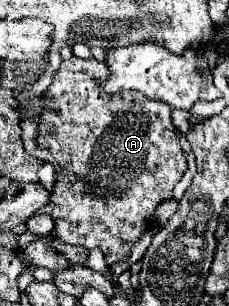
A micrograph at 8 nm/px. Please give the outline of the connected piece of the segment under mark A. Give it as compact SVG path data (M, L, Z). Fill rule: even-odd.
M72 56L56 70L52 84L44 92L46 110L40 116L36 146L48 150L60 166L50 202L38 210L54 220L52 234L66 244L98 248L104 252L106 264L124 262L142 232L152 224L154 210L160 202L174 198L174 186L186 172L186 158L180 148L176 128L170 120L172 108L164 102L148 100L138 92L122 92L106 96L100 90L100 76L108 74L108 66L94 58L82 60Z

